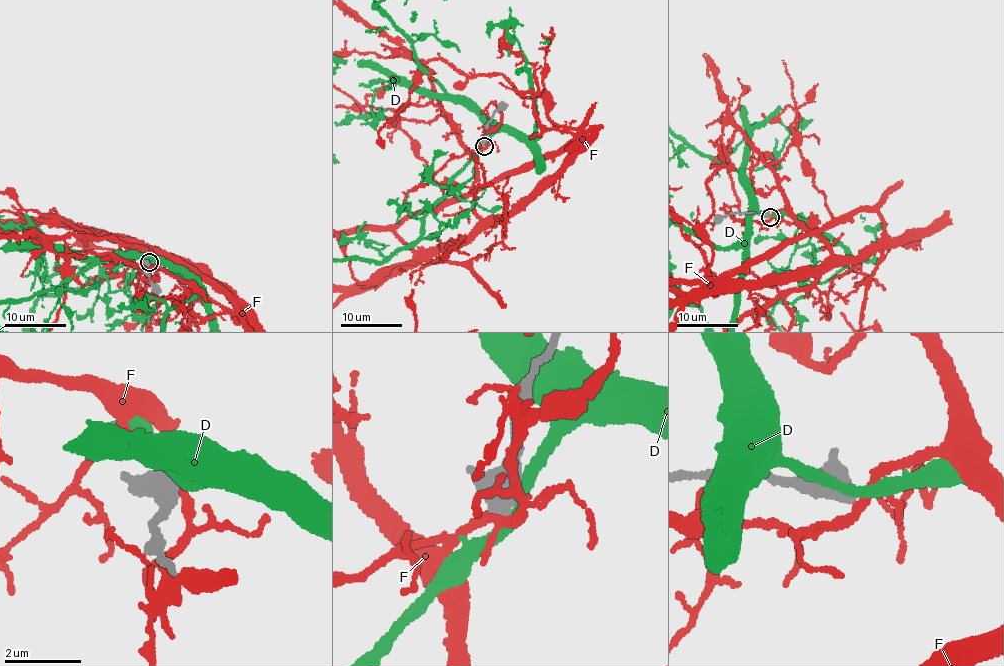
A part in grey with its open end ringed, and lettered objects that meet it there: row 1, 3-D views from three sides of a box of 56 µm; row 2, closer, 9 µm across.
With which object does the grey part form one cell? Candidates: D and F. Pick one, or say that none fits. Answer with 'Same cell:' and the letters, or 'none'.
Same cell: none

